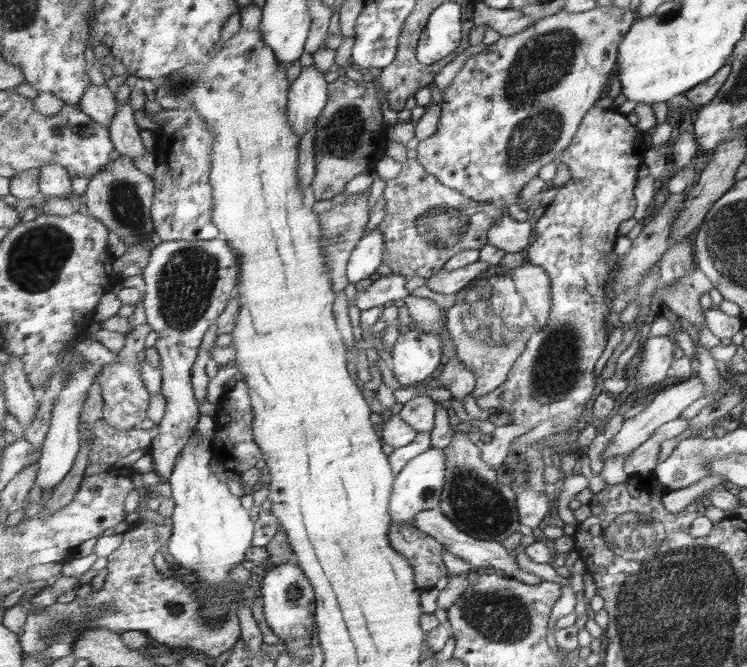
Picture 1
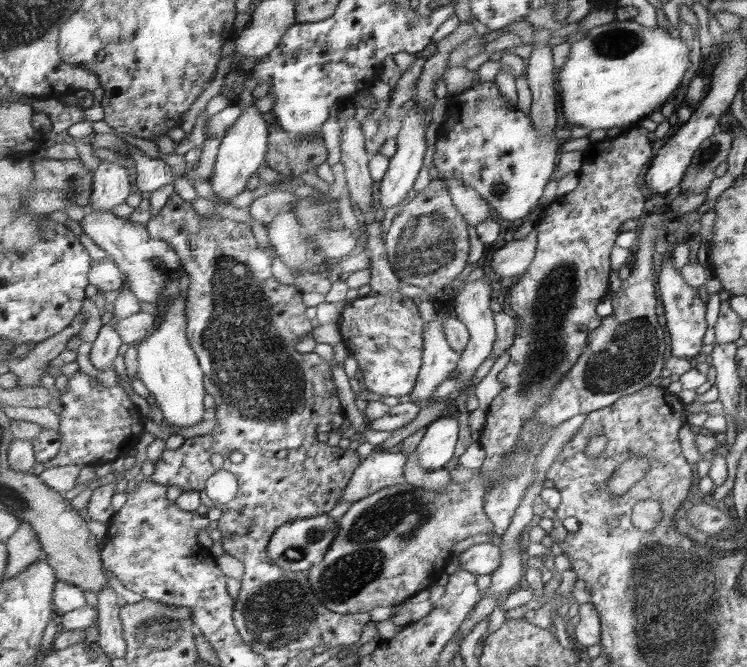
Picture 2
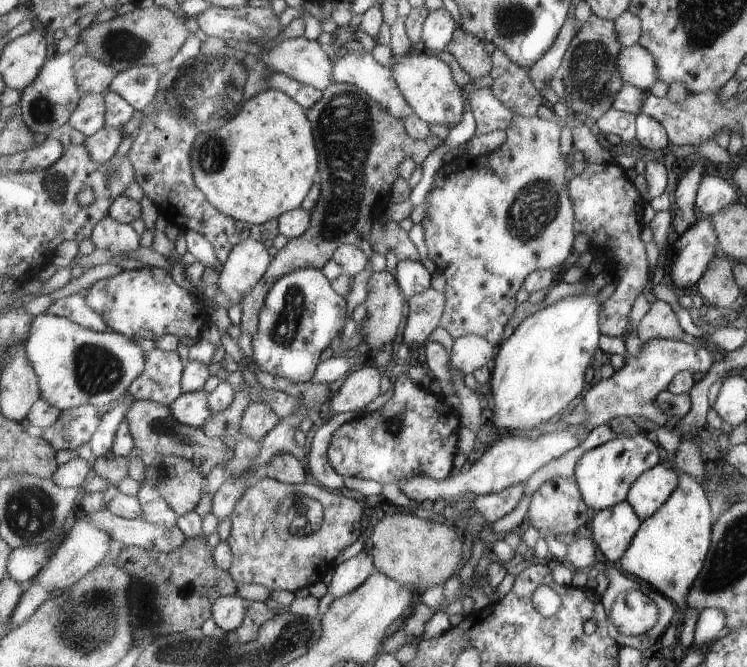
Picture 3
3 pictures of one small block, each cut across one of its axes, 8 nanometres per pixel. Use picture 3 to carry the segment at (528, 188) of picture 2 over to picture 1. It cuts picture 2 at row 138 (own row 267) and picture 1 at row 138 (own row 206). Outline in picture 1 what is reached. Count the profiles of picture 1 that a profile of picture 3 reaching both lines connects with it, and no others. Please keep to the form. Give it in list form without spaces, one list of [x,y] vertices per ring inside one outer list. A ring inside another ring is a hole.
[[[615,5],[597,7],[589,12],[565,12],[562,10],[557,14],[536,21],[535,25],[523,32],[519,32],[519,34],[515,34],[515,36],[502,37],[499,42],[488,46],[487,50],[469,57],[465,60],[463,68],[456,74],[450,86],[443,92],[441,102],[442,116],[437,132],[431,138],[418,143],[416,156],[419,163],[427,170],[427,173],[433,174],[445,186],[457,190],[477,202],[489,202],[495,206],[504,206],[508,210],[508,214],[517,220],[532,220],[531,213],[527,212],[524,206],[519,203],[521,202],[519,194],[523,192],[523,188],[531,180],[535,180],[539,176],[543,166],[558,161],[562,152],[565,152],[565,149],[571,146],[586,115],[595,107],[597,100],[605,96],[610,84],[611,72],[615,70],[619,60],[619,46],[631,31],[637,19],[638,13],[636,9],[619,8]]]

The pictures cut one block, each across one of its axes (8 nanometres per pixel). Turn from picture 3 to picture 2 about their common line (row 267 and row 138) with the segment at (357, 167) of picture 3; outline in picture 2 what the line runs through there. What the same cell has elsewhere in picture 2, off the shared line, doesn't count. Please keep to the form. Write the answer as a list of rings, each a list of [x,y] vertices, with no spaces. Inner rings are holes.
[[[277,121],[271,126],[266,164],[283,176],[301,175],[329,160],[323,132],[311,137],[293,136]]]

